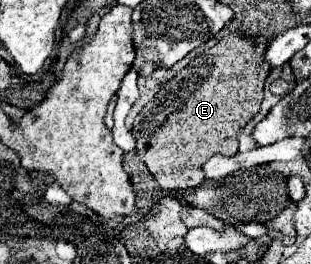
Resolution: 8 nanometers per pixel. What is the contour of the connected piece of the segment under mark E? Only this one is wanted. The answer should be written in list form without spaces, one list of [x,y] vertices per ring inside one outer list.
[[[229,33],[215,47],[199,53],[181,73],[161,85],[159,93],[133,121],[133,137],[137,139],[137,155],[157,179],[161,189],[191,189],[203,183],[203,163],[213,155],[237,153],[237,131],[259,111],[263,99],[263,83],[269,75],[269,65],[263,61],[267,49],[265,37],[245,37]]]

